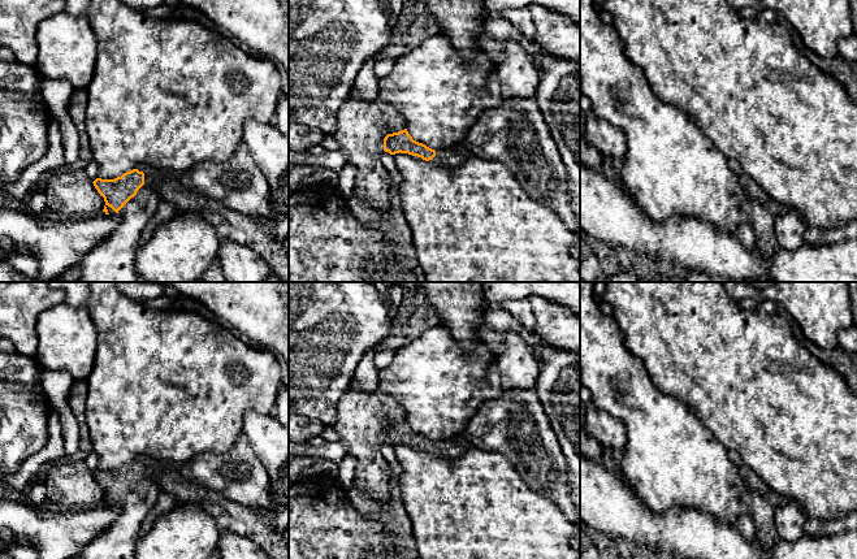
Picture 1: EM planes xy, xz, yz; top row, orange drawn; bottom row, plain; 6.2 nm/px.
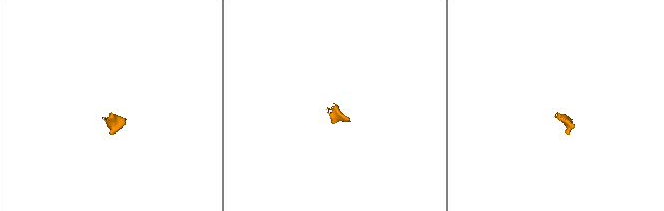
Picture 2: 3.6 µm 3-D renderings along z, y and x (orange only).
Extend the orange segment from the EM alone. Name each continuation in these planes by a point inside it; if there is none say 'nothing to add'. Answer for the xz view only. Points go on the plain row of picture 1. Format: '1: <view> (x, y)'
1: xz (453, 447)

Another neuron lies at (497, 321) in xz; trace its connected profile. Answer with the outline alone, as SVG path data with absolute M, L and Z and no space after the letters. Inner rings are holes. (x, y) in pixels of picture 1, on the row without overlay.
M488 307L484 311L484 322L479 329L479 337L497 358L501 354L503 337L507 332L518 334L529 347L532 355L540 361L540 352L533 341L533 335L524 330L506 309L501 307Z

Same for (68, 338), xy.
M62 303L40 313L36 322L39 338L35 359L42 368L66 370L74 382L87 380L95 363L98 334L86 307Z

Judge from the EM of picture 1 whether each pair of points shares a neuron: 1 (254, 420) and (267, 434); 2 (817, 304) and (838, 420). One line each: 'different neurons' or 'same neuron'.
1: same neuron
2: different neurons

